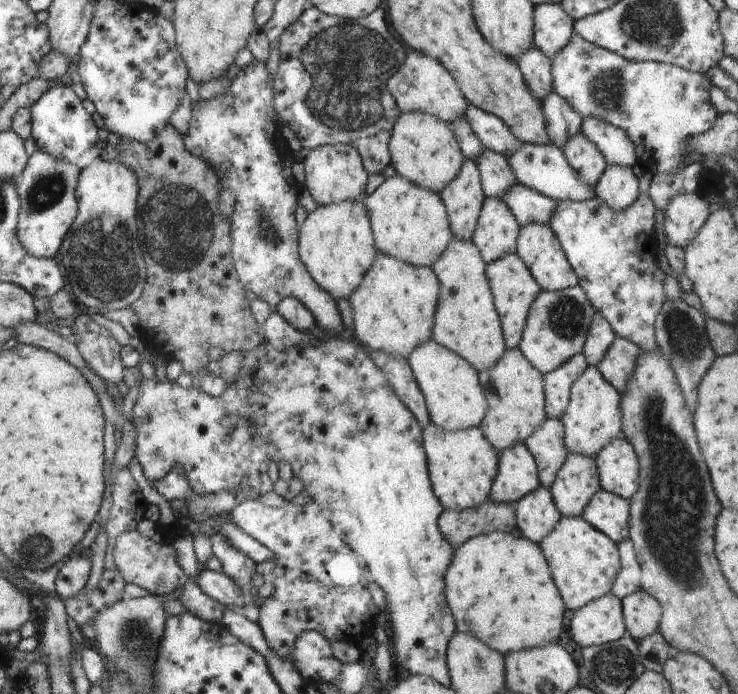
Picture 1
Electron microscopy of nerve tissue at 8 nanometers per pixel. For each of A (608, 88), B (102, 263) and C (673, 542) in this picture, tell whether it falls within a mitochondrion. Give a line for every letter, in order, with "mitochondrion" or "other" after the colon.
A: mitochondrion
B: mitochondrion
C: mitochondrion

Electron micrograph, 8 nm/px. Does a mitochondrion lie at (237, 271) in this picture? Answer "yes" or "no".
no

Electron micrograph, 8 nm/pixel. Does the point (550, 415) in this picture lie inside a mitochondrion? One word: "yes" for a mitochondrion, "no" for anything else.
no

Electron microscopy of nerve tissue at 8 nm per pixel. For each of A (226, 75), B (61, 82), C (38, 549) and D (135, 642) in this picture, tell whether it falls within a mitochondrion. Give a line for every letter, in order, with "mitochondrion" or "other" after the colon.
A: other
B: other
C: mitochondrion
D: mitochondrion

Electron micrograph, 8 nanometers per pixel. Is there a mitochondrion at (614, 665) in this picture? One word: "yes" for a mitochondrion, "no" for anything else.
yes

